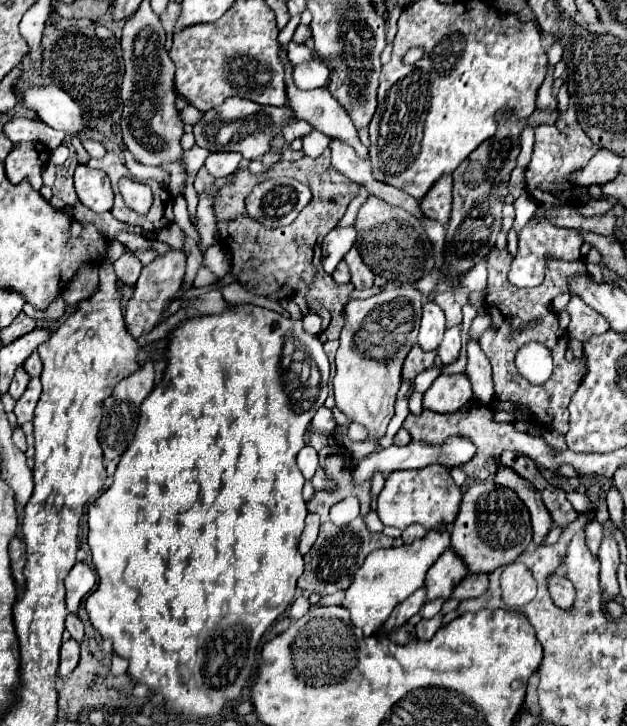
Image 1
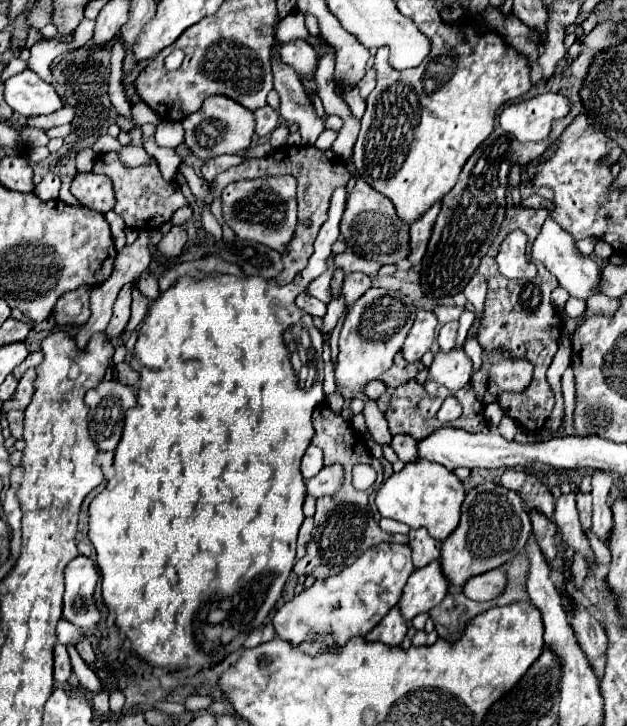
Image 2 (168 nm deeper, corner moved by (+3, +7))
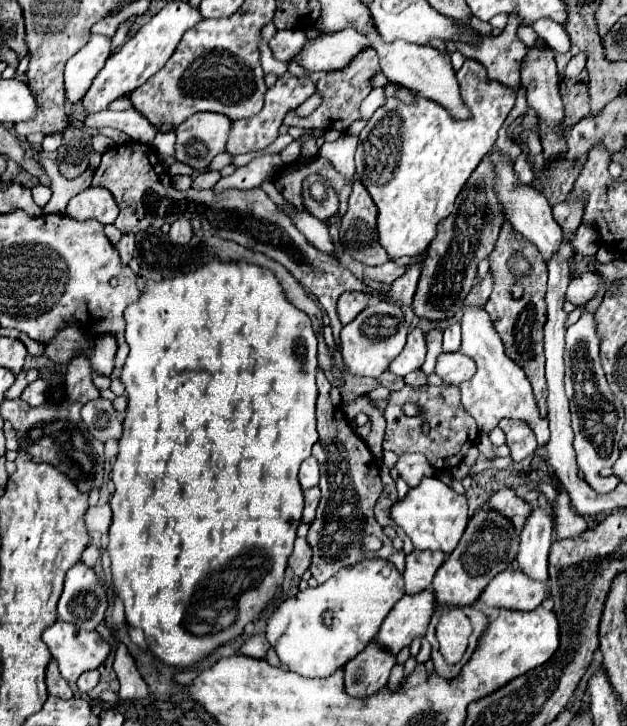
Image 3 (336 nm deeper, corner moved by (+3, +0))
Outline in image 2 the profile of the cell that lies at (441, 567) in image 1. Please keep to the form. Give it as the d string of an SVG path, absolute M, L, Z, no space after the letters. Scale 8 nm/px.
M433 560L433 564L417 568L407 580L403 596L399 600L401 614L407 622L411 622L417 614L429 612L433 606L437 606L447 596L447 592L449 582L443 574L441 562Z

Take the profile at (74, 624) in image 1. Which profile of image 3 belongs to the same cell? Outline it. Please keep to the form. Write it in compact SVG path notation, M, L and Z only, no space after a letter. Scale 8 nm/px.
M89 671L89 673L79 677L77 687L79 687L81 693L87 693L87 691L91 691L97 685L97 681L99 681L99 671Z

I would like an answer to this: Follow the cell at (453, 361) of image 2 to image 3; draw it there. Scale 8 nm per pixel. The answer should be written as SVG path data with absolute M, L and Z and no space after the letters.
M441 353L435 373L449 385L459 385L475 375L475 363L463 353Z

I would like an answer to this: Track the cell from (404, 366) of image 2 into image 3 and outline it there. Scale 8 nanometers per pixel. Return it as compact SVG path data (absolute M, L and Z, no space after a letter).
M385 371L381 377L377 377L377 383L387 387L387 389L391 389L391 391L397 391L397 389L401 389L405 385L405 381L401 377L393 375L391 371Z

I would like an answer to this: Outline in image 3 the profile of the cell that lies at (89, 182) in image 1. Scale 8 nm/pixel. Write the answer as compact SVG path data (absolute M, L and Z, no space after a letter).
M89 187L83 193L75 195L67 209L65 215L69 215L71 219L95 219L101 225L109 225L117 219L117 203L113 199L113 195L101 187Z

